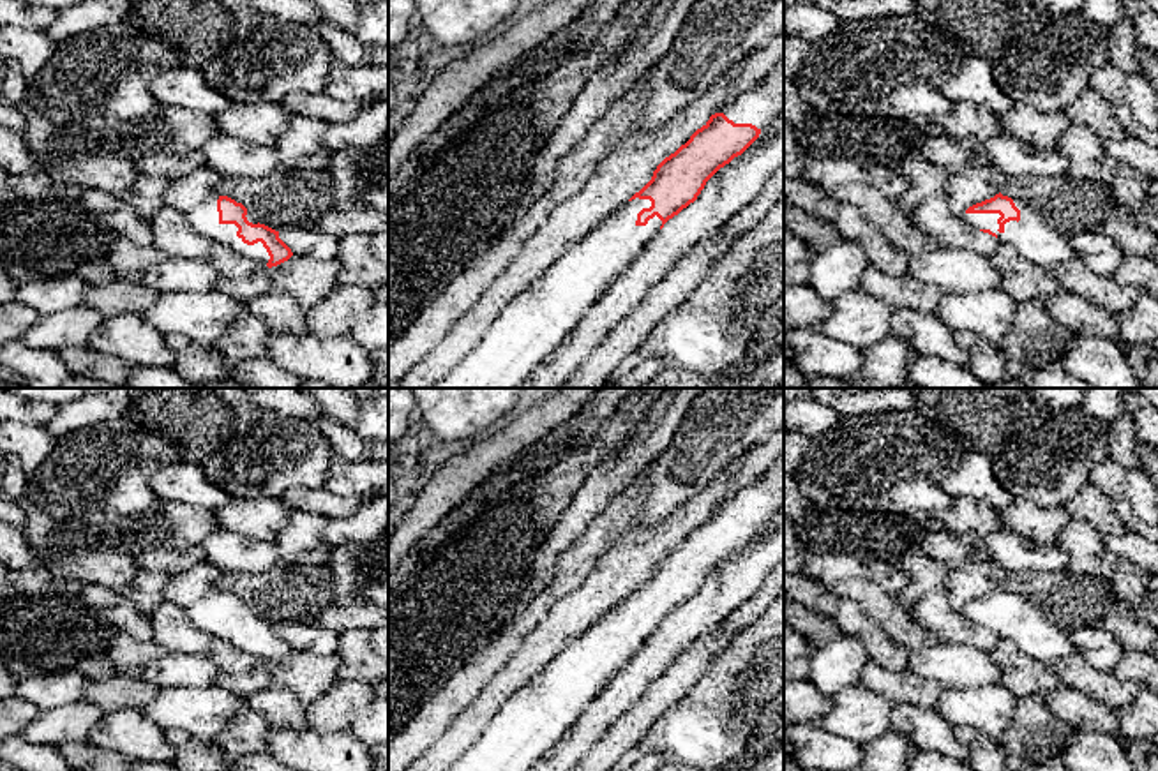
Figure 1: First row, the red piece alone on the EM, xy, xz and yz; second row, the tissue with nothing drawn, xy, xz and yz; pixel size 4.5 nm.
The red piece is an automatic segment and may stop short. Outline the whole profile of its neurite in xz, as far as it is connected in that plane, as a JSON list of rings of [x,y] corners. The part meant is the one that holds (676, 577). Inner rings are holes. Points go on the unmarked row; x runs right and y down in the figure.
[[[784,457],[757,482],[733,494],[720,508],[697,524],[674,549],[653,566],[651,575],[628,596],[620,600],[583,633],[567,640],[561,651],[533,674],[493,716],[478,739],[447,771],[531,771],[581,720],[586,709],[602,699],[616,674],[644,647],[664,619],[697,595],[706,577],[734,552],[741,550],[784,503]]]

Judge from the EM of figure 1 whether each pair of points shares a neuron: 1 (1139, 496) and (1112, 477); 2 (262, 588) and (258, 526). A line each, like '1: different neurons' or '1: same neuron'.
1: same neuron
2: different neurons

